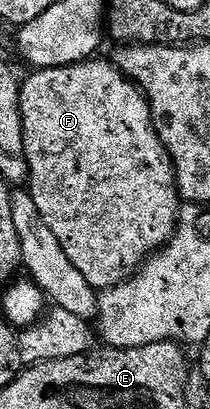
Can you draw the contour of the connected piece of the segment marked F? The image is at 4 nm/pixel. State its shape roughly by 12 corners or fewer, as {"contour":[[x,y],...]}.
{"contour":[[116,63],[30,71],[27,191],[93,288],[183,201]]}

